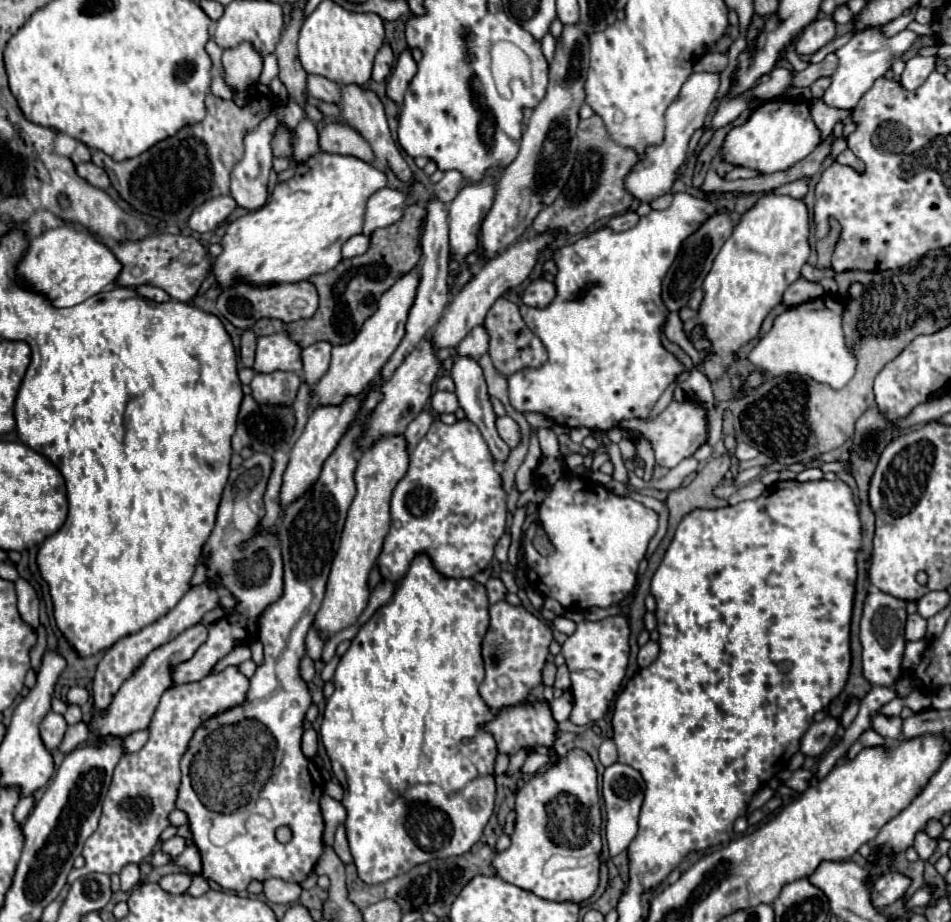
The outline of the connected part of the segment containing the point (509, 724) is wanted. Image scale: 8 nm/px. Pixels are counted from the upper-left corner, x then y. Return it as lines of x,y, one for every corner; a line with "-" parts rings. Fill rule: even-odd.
523,702
523,704
513,704
513,706
507,706
507,708
501,708
493,720
489,720
487,724
483,724
483,730
489,732
495,742
497,742
497,752
499,754
507,754
507,756
513,756
515,752
519,752
521,748
527,748
527,750
533,750
537,746
545,746
549,750
553,750
555,746
555,740
557,740
557,732
559,732
559,726
551,714
551,706
549,702
535,702
535,704
529,704
529,702

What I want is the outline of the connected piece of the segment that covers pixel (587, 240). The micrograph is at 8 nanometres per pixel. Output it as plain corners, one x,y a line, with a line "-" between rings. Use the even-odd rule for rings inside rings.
679,192
669,208
651,210
629,230
613,232
609,226
601,226
587,232
577,242
557,248
553,252
557,264
557,292
553,302
545,308
519,306
529,330
545,344
549,360
539,370
521,370
507,378
511,406
521,414
539,412
559,426
585,426
589,430
611,430
623,420
647,418
665,388
683,372
683,364
665,350
661,342
663,324
669,316
661,300
661,280
673,264
683,240
717,212
717,204
707,198

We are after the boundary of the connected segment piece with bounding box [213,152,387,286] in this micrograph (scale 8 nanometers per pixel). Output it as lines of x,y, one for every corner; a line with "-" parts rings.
317,152
305,162
305,166
301,166
301,172
281,182
273,190
271,200
263,208
249,212
229,224
221,240
223,252
213,262
213,274
217,282
221,286
227,286
227,284
233,284
233,280
243,278
245,282
265,286
265,284
277,284
277,282
299,282
315,274
329,272
341,260
339,248
343,246
343,242
355,234
361,234
365,204
369,196
385,186
387,186
387,176
375,164
369,164
355,156
337,156
337,154

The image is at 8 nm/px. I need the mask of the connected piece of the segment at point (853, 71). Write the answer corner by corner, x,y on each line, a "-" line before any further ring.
881,28
855,34
845,46
841,46
835,52
839,58
839,66
837,66
835,74
831,76
831,86
823,94
825,104
829,104
833,108
849,108
849,110
855,108
859,98
873,86
873,82
877,78
881,78
891,68
893,60
903,56
915,40
917,40
917,34
911,30
901,30
895,36
885,36
881,32

